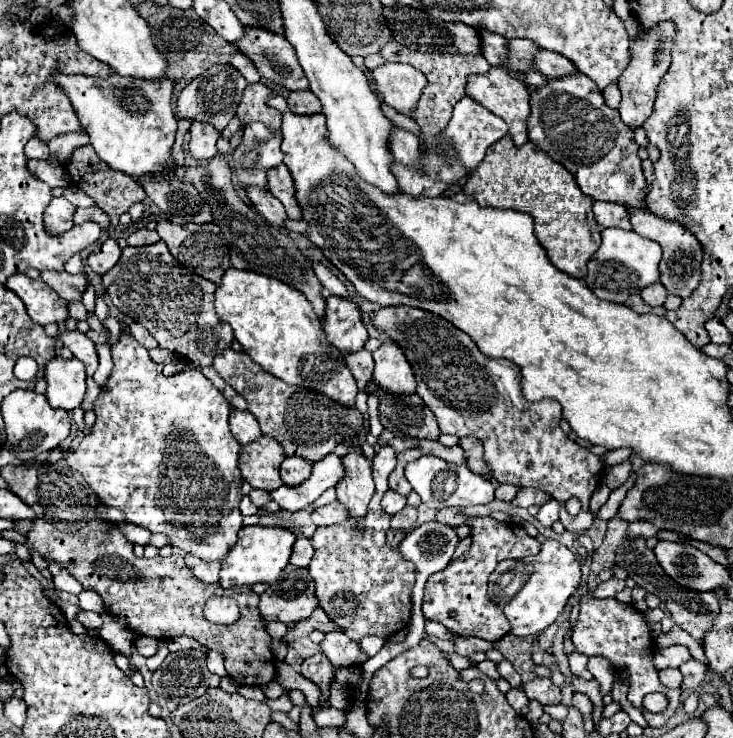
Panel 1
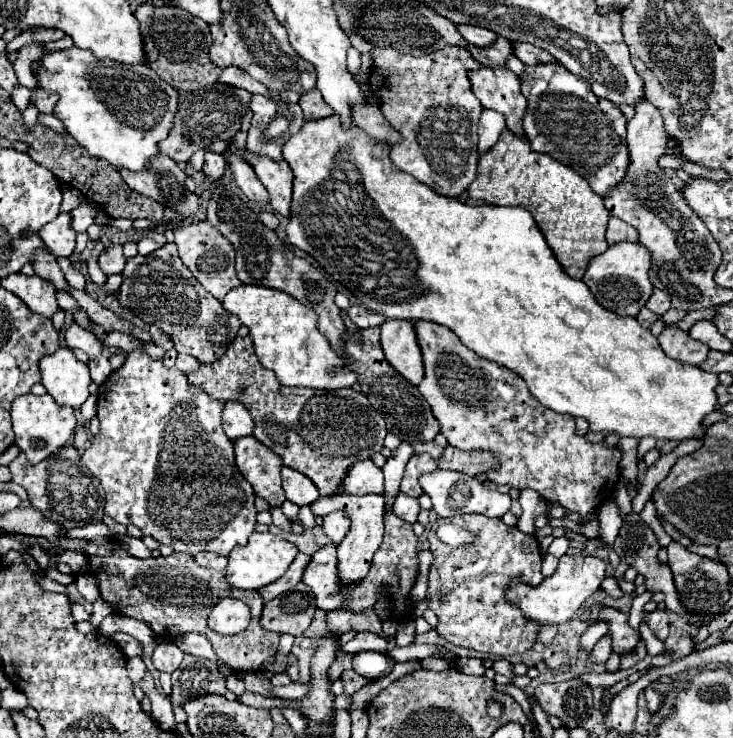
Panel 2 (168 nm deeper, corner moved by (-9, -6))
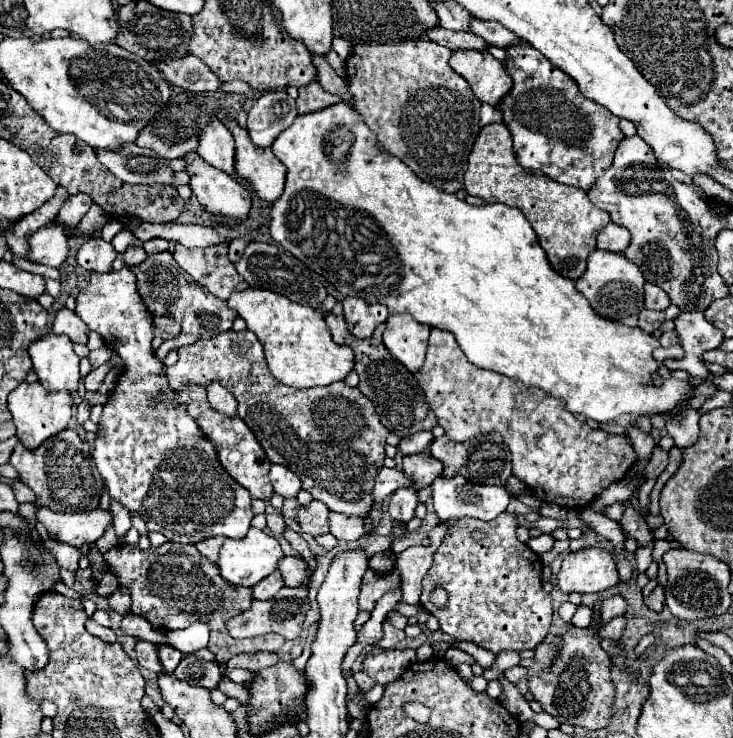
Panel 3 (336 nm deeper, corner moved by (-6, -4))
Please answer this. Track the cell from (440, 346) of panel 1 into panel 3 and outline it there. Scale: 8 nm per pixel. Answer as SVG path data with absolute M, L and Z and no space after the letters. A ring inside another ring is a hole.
M432 328L426 362L422 364L420 370L414 372L414 376L418 380L418 386L424 390L426 400L438 418L438 424L446 430L446 436L450 436L452 440L464 442L478 434L490 434L490 432L502 434L504 442L512 452L512 474L522 482L526 482L532 494L542 502L558 504L568 510L584 508L612 482L622 480L636 462L636 452L628 436L614 436L600 428L592 430L586 422L576 420L576 416L564 408L562 400L548 396L544 390L528 388L520 380L512 380L496 372L476 368L464 356L456 338L450 332Z

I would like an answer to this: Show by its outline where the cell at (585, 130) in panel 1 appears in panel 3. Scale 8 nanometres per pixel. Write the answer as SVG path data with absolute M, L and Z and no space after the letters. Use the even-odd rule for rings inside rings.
M526 40L506 48L504 68L514 80L514 86L500 100L498 108L504 126L512 134L518 164L526 170L540 170L560 184L588 190L600 172L612 164L612 156L624 138L618 128L620 118L580 96L576 82L560 72L546 56L540 56Z

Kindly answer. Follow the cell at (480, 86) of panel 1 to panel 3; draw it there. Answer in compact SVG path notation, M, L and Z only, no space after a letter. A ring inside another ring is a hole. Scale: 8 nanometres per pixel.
M476 50L452 52L450 66L454 72L468 80L480 102L498 106L498 102L512 88L512 78L504 72L502 62L496 60L490 52Z

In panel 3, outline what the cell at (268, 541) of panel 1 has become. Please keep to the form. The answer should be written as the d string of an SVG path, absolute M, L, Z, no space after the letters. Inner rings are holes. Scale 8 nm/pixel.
M250 528L248 534L240 540L232 540L226 538L222 548L220 548L220 558L218 558L218 568L220 568L220 576L234 584L234 586L254 586L258 584L262 578L266 578L268 574L272 574L276 570L276 564L284 558L284 552L280 548L280 544L276 542L276 538L268 536L264 530L256 530Z

